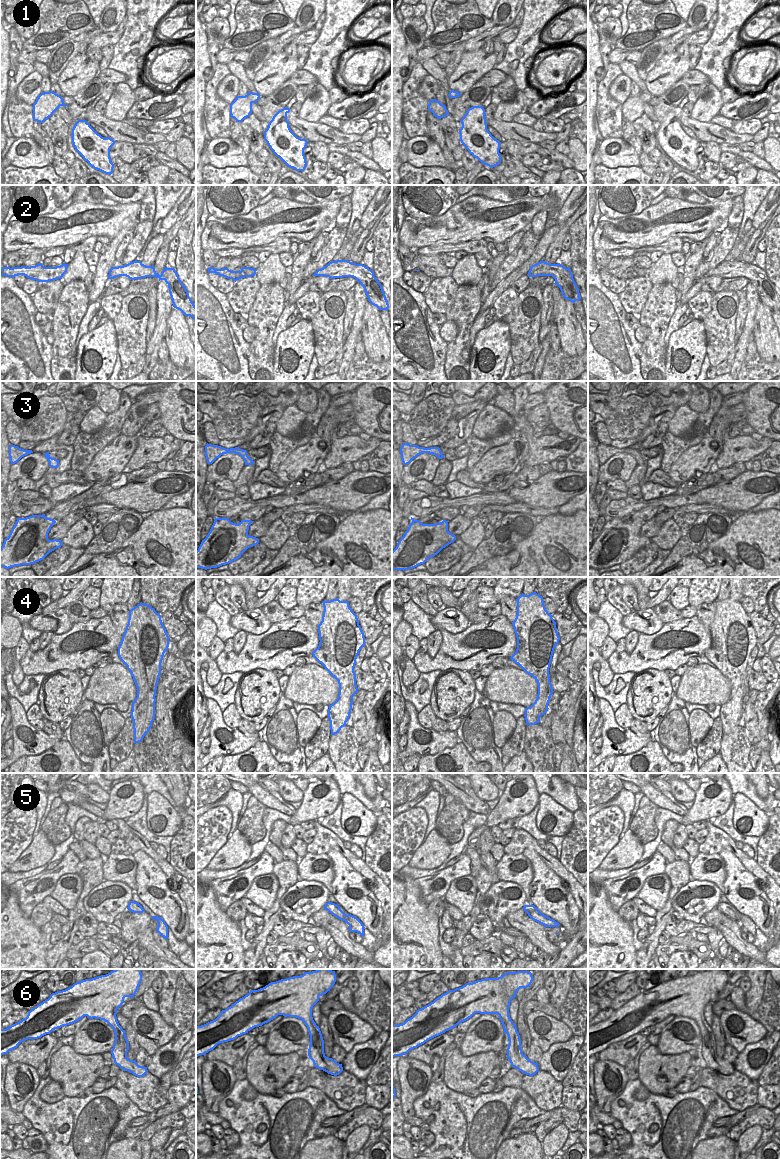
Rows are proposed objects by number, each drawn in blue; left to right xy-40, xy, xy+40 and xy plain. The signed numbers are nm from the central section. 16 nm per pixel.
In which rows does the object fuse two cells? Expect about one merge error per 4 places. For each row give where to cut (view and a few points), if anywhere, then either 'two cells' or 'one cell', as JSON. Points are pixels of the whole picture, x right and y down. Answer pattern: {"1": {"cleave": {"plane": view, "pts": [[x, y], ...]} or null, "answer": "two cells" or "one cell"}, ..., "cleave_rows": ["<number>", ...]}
{"1": {"cleave": null, "answer": "one cell"}, "2": {"cleave": null, "answer": "one cell"}, "3": {"cleave": null, "answer": "one cell"}, "4": {"cleave": {"plane": "xy+40", "pts": [[549, 680], [540, 705], [540, 716]]}, "answer": "two cells"}, "5": {"cleave": {"plane": "xy", "pts": [[350, 914], [349, 926]]}, "answer": "two cells"}, "6": {"cleave": null, "answer": "one cell"}, "cleave_rows": ["4", "5"]}

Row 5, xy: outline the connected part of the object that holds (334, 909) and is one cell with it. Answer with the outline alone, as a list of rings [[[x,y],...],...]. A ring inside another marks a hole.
[[[327,902],[324,906],[324,909],[327,910],[329,913],[331,913],[333,916],[336,918],[345,921],[349,926],[350,926],[350,914],[346,915],[341,909],[340,906],[332,903],[332,902]]]

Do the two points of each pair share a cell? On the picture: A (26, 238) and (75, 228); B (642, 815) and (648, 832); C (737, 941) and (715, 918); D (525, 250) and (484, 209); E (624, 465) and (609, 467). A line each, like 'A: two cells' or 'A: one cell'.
A: one cell
B: one cell
C: one cell
D: two cells
E: one cell

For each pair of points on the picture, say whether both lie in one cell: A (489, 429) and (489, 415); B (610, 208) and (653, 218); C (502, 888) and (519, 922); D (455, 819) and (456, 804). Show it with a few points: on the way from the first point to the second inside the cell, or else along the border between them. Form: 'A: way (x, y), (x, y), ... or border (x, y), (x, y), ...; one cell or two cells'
A: way (489, 426), (489, 418); one cell
B: border (650, 204), (639, 213), (613, 219); two cells
C: border (522, 907), (508, 913), (504, 917); two cells
D: way (455, 815), (456, 808); one cell

